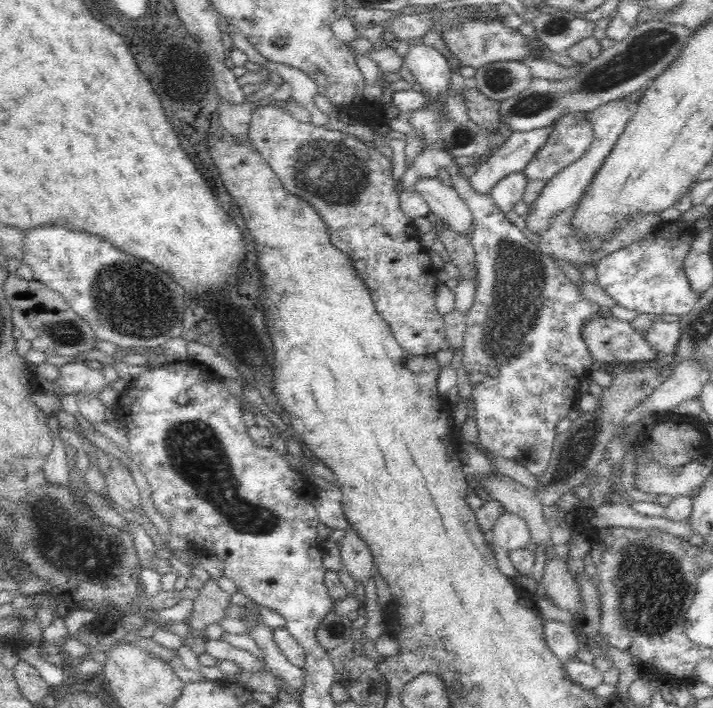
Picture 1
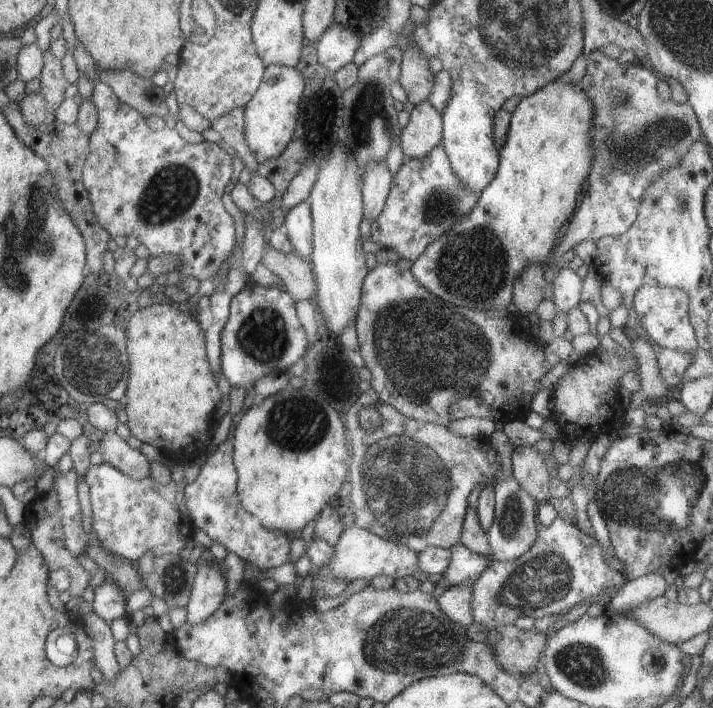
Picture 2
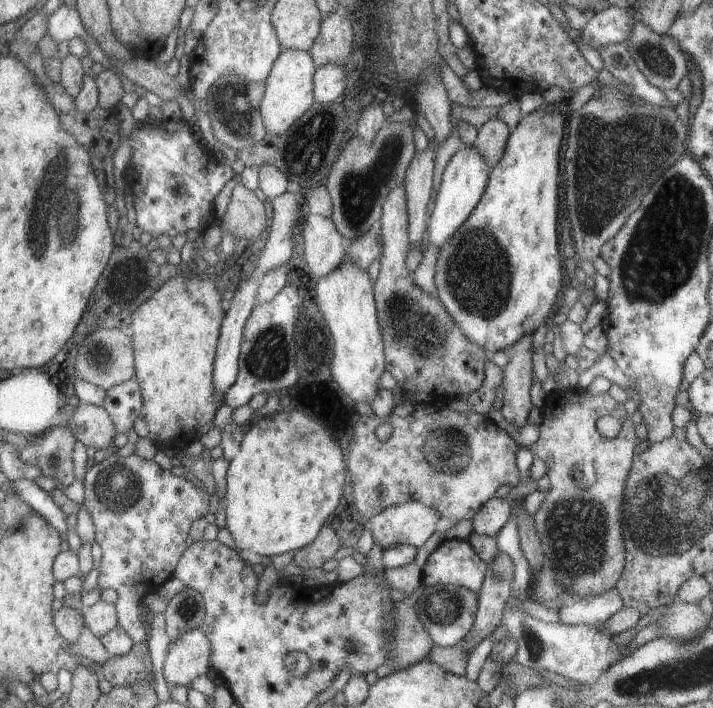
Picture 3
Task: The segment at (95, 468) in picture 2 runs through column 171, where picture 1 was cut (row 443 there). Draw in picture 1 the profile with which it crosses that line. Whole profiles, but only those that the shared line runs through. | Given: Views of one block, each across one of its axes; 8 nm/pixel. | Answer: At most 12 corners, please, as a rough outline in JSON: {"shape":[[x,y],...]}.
{"shape":[[432,144],[472,211],[479,441],[540,478],[602,308]]}

